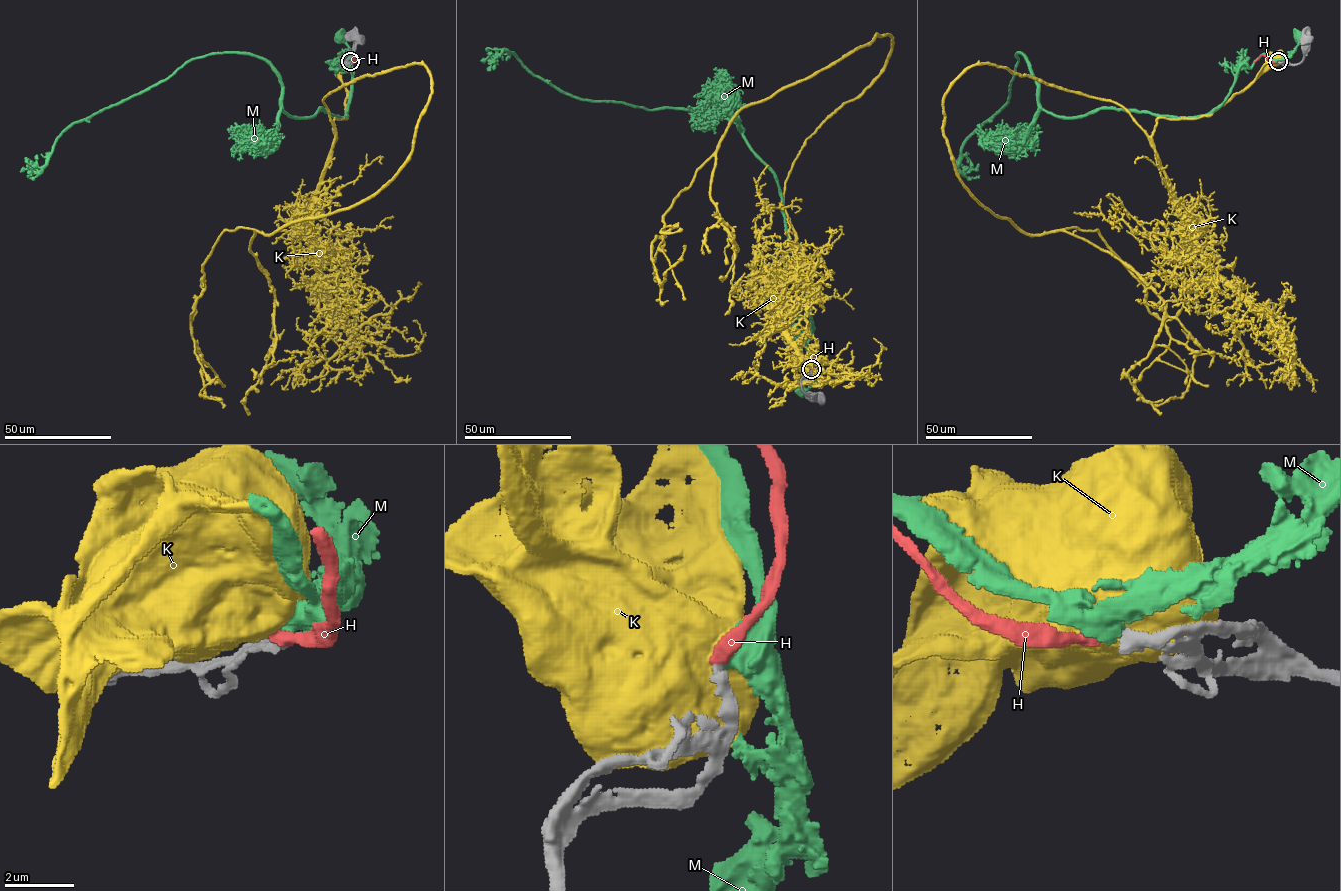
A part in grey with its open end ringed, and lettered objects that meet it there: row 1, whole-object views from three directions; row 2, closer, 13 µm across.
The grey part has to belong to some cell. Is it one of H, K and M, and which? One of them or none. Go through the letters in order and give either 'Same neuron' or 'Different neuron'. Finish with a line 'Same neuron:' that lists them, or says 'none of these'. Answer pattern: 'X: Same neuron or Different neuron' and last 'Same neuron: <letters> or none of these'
H: Same neuron
K: Different neuron
M: Different neuron
Same neuron: H

